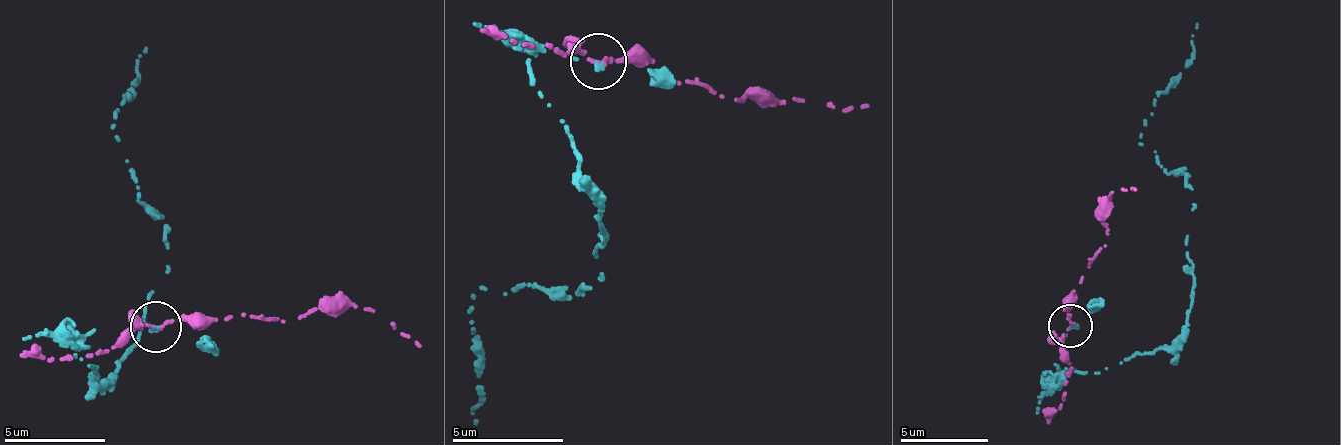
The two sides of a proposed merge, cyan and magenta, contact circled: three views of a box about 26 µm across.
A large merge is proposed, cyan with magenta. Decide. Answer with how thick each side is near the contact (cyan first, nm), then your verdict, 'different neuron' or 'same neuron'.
calibres 190 and 170 nm; different neuron

